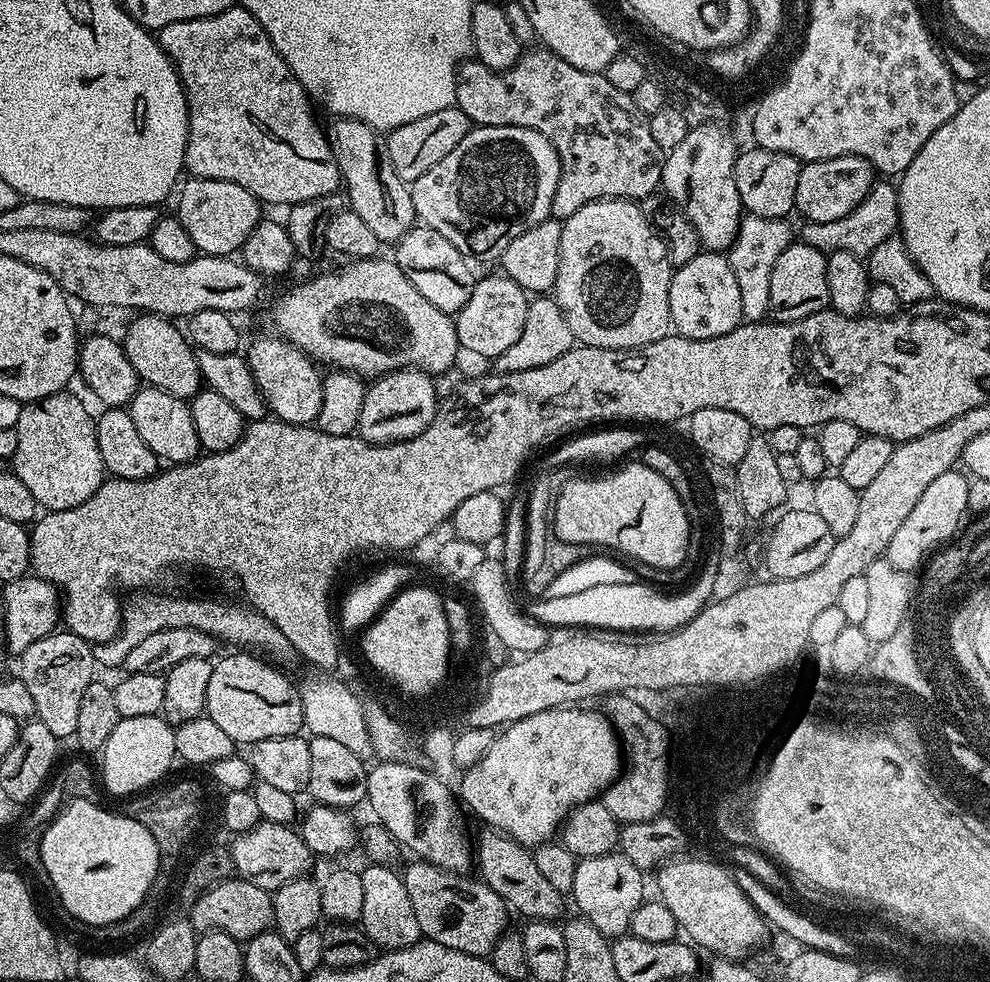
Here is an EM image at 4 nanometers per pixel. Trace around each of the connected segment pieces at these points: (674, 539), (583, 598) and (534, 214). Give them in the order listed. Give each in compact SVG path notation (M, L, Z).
M641 462L628 464L625 468L618 469L617 472L604 472L601 476L582 476L582 474L576 474L572 480L566 481L554 500L551 529L562 542L591 544L593 549L607 550L612 554L621 552L622 555L629 556L632 560L637 560L637 565L646 568L677 568L687 558L689 528L686 510L683 508L678 494L674 494L674 486L670 486L670 482L666 482L666 478L660 477L659 474L654 474L654 470L650 470L650 466L646 466Z
M712 568L701 571L683 590L669 594L652 588L649 584L635 582L630 585L596 586L592 590L585 590L582 594L567 595L564 598L537 599L526 608L527 615L539 624L551 626L560 630L608 630L613 628L616 634L636 634L632 632L650 632L646 634L663 634L674 632L677 628L688 624L704 609L705 604L713 599L716 592L715 572Z
M476 126L466 134L466 138L462 138L462 142L458 142L458 146L454 146L454 150L450 150L450 154L446 154L446 158L442 158L442 162L438 162L438 166L430 166L430 170L426 170L426 174L422 174L422 178L411 181L410 187L414 198L414 210L423 227L438 230L438 234L442 234L442 238L449 240L459 252L463 252L465 257L471 258L473 261L492 260L492 262L496 262L506 250L506 246L510 246L510 242L514 242L514 238L518 238L518 234L526 234L531 228L538 226L538 222L552 216L554 190L558 190L559 177L560 156L550 141L542 134L538 134L538 130L526 130L522 126Z

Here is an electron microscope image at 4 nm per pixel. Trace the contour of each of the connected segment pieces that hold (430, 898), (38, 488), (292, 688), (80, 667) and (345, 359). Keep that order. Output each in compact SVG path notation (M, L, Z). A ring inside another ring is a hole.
M417 859L408 869L403 869L406 894L410 894L410 906L414 906L414 914L418 918L421 937L425 940L433 940L442 946L450 946L450 950L462 950L462 954L487 957L488 951L496 948L500 936L503 936L509 927L508 916L510 909L490 886L479 878L459 872L447 872L433 864L427 864L422 859Z
M68 390L56 392L53 396L25 403L20 409L20 417L15 426L18 434L18 450L14 450L10 461L11 467L16 476L22 478L22 482L26 482L30 494L34 494L37 505L50 512L70 510L86 502L86 498L93 496L104 485L106 479L102 454L98 454L93 413L88 413L87 406L70 393Z
M236 655L240 656L228 656L213 663L210 686L206 686L206 715L218 722L218 726L222 726L222 730L240 746L251 746L266 738L297 735L304 728L299 687L295 683L292 685L259 655Z
M57 630L19 653L18 660L20 660L18 678L34 697L35 719L44 723L50 729L50 734L54 734L57 738L75 737L82 694L86 686L90 686L93 682L92 671L97 671L98 668L93 645L72 632Z
M381 258L371 259L353 259L348 262L341 272L324 272L321 276L316 276L313 280L306 284L300 285L298 288L292 288L276 305L272 308L272 324L277 333L287 343L293 344L302 350L310 359L316 361L317 365L332 364L333 369L342 372L354 372L361 378L375 378L383 376L385 372L396 372L400 368L417 368L419 372L427 372L429 374L439 374L446 369L453 367L457 363L456 355L461 355L462 349L458 342L458 334L456 333L456 321L449 313L438 310L438 306L434 306L430 302L426 302L426 298L422 298L422 294L418 294L418 290L414 290L412 283L406 278L406 274L402 274L402 270L391 259L380 260Z

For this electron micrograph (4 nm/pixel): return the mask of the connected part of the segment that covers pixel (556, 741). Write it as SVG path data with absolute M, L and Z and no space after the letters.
M588 706L547 708L538 714L530 714L530 718L507 725L480 760L463 769L458 796L463 807L467 811L469 808L484 826L505 832L511 840L517 840L532 850L538 844L549 843L557 835L572 809L595 801L608 785L620 779L620 756L622 760L621 737L603 711L591 712Z

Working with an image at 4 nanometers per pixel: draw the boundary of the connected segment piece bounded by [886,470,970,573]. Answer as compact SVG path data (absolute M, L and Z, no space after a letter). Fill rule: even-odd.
M953 470L938 474L938 478L934 478L934 482L926 486L922 498L918 498L918 503L914 505L914 510L910 510L910 515L904 519L902 526L898 526L894 538L890 538L886 559L895 568L915 573L937 549L947 545L961 531L960 519L968 512L969 483L969 477L963 471Z

